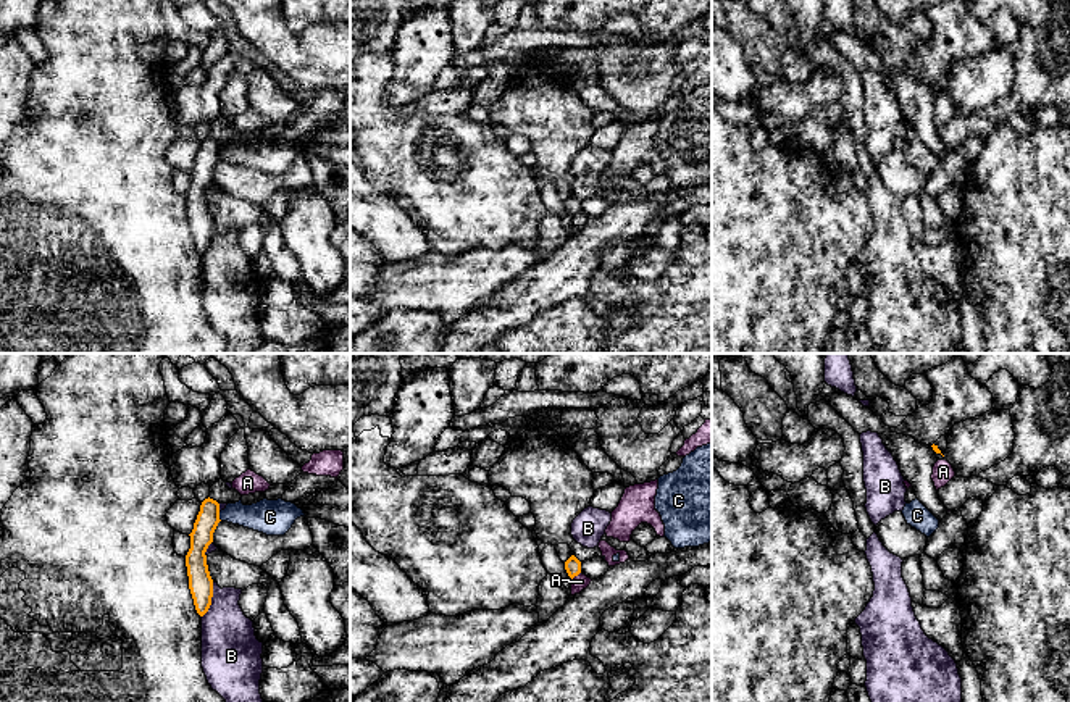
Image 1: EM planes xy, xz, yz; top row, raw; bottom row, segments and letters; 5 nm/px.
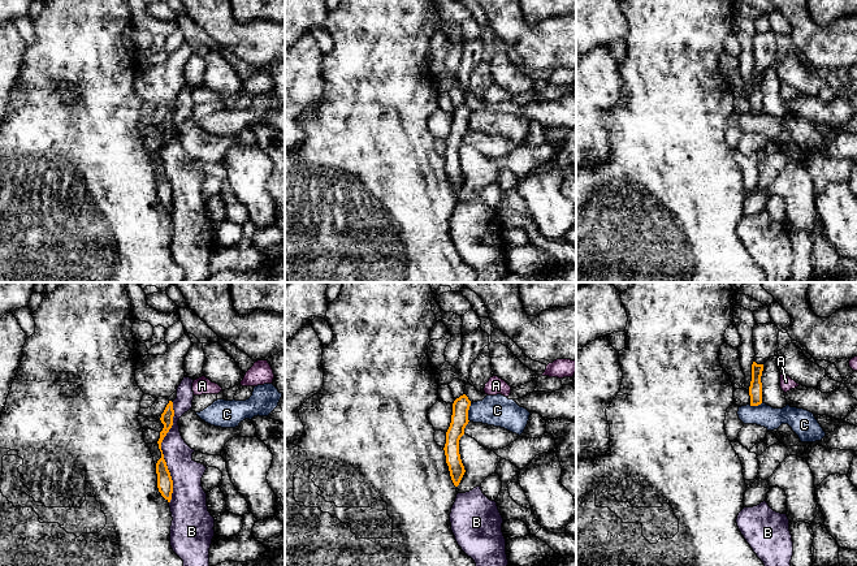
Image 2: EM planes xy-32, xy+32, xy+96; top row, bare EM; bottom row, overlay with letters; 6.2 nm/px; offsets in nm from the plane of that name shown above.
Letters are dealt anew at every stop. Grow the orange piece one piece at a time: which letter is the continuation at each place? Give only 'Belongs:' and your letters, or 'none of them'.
Belongs: none of them

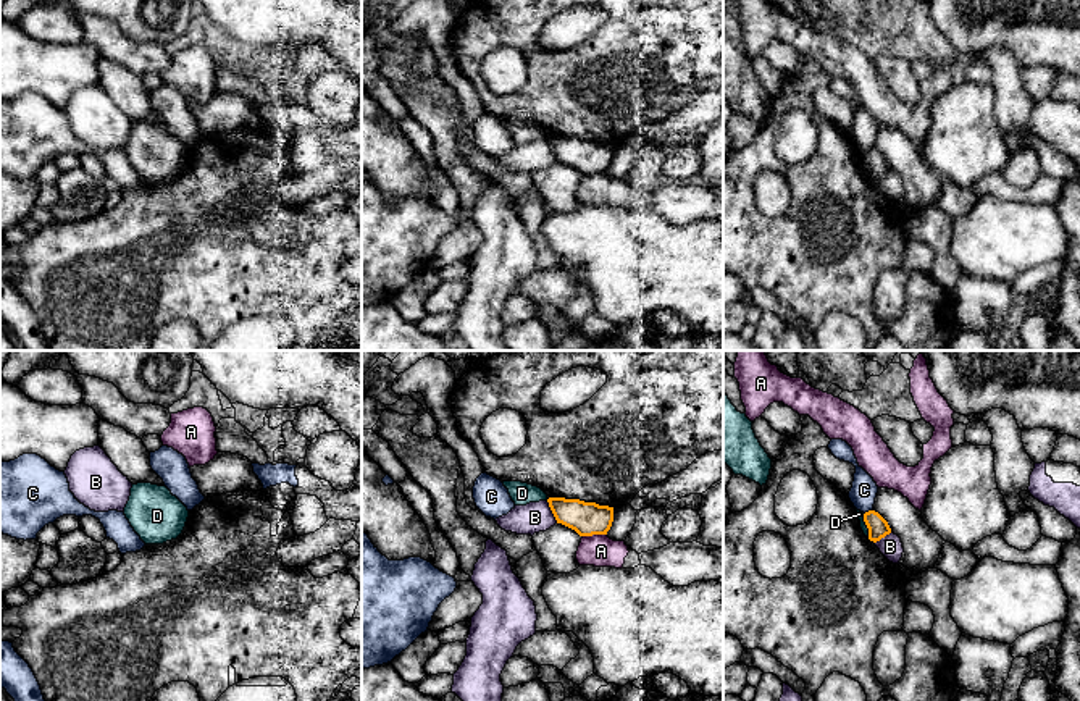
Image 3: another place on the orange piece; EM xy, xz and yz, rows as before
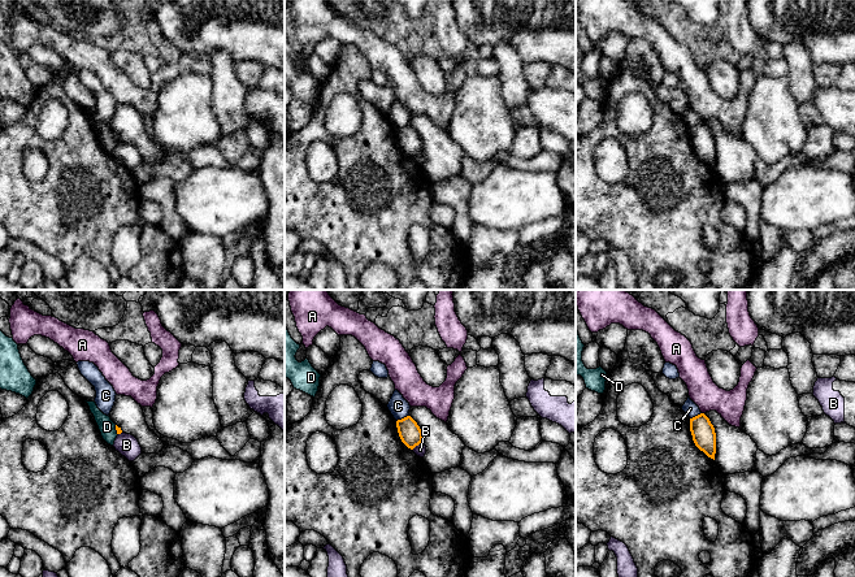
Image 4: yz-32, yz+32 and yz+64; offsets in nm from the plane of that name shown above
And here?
Belongs: none of them

